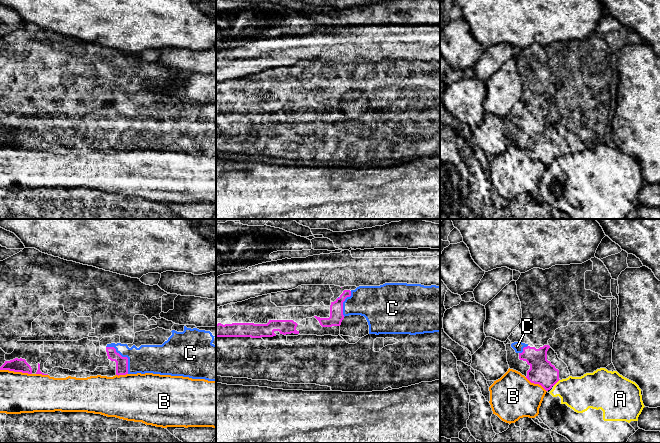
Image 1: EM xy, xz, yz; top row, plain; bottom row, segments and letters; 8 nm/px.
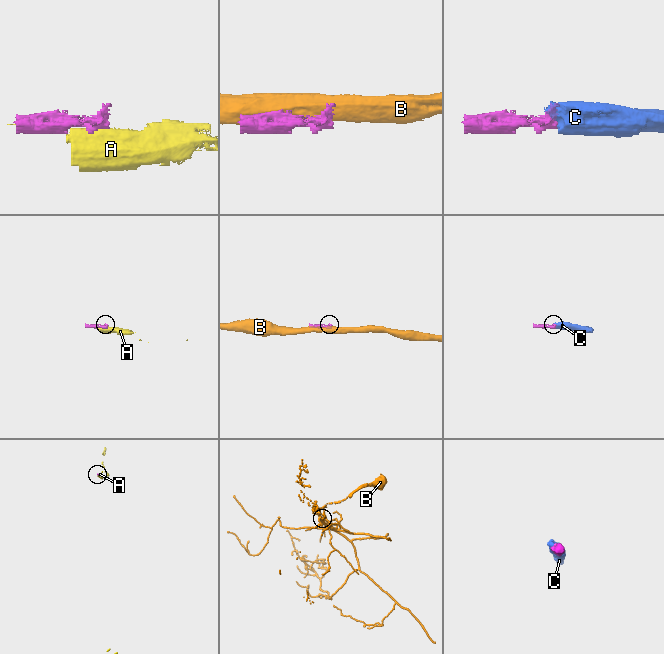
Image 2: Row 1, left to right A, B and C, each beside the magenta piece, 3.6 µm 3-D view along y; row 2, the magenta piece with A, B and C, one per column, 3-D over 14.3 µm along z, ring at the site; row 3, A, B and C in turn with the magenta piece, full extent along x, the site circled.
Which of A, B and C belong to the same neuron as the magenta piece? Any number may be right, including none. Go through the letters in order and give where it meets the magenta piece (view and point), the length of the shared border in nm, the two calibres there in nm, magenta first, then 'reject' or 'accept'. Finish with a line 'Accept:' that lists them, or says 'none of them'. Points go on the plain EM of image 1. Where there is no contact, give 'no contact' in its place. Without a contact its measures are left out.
A: yz (556, 158) | 80 nm | 200/280 nm | reject
B: xy (16, 147) | 260 nm | 110/320 nm | reject
C: xy (124, 133) | 280 nm | 100/220 nm | accept
Accept: C

